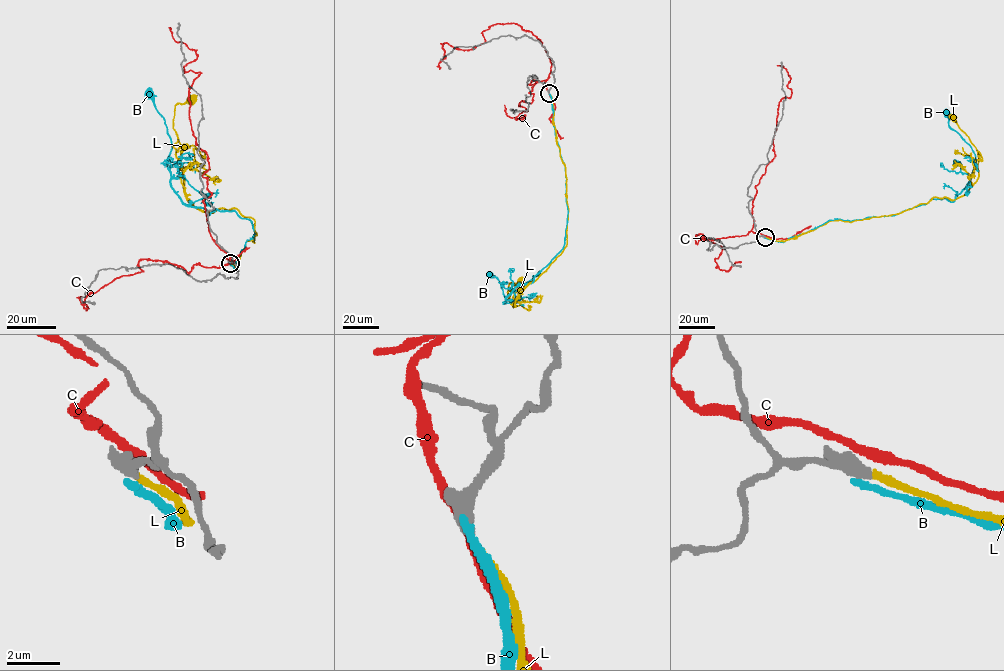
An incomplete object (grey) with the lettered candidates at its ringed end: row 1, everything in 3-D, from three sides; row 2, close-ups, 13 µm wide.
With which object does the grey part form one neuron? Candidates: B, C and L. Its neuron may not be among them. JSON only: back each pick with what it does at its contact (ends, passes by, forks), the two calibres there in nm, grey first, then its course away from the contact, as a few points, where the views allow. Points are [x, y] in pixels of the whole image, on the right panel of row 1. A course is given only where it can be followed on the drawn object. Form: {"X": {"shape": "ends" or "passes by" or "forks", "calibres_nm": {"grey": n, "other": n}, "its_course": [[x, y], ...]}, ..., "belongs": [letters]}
{"L": {"shape": "ends", "calibres_nm": {"grey": 460, "other": 240}, "its_course": [[765, 237], [785, 241], [832, 221], [899, 214], [933, 197], [963, 195], [978, 177], [979, 154], [951, 117]]}, "belongs": ["L"]}

